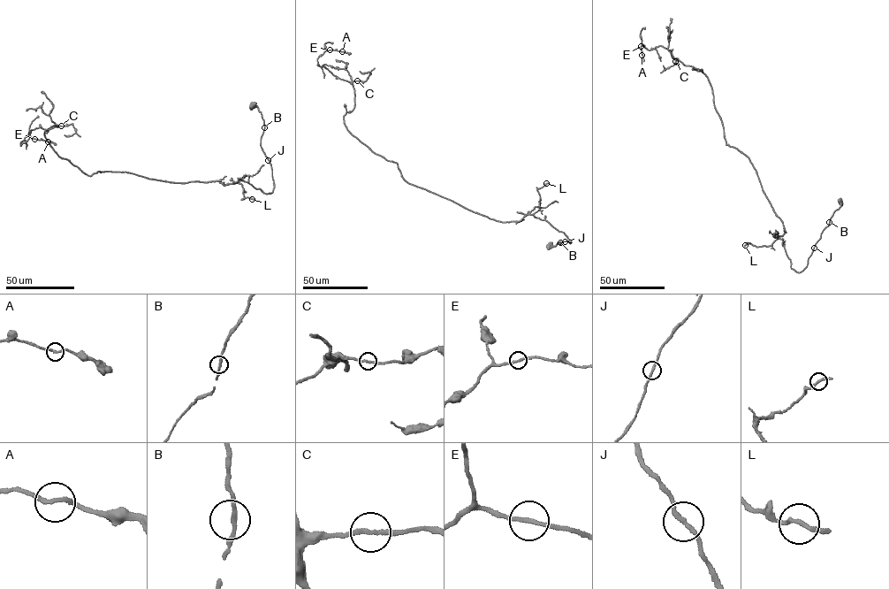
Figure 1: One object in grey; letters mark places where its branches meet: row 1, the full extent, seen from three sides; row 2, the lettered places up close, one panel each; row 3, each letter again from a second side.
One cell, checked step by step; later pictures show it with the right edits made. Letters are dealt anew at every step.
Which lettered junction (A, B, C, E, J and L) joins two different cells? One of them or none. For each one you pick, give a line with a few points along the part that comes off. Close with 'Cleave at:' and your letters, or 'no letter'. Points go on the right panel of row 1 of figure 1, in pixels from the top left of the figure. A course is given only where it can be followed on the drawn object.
Cleave at: no letter

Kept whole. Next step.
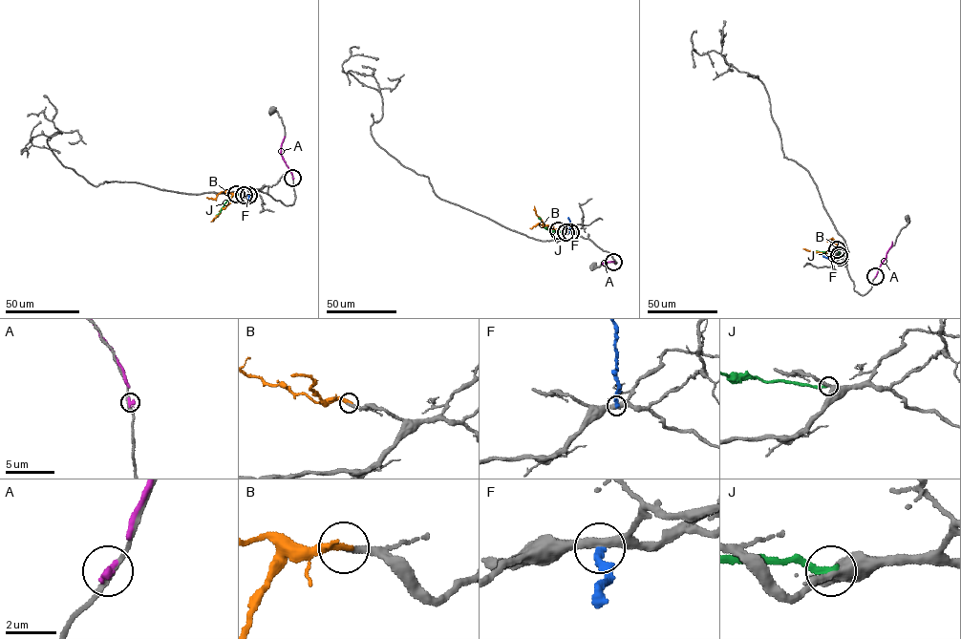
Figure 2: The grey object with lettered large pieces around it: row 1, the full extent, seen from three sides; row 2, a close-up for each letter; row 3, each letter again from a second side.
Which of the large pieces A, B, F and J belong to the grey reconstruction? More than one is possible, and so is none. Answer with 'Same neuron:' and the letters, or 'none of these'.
Same neuron: B

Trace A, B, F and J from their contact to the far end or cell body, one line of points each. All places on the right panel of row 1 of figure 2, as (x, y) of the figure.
A: (875, 276), (892, 242)
B: (837, 249), (826, 252), (802, 248)
F: (840, 257), (822, 255)
J: (839, 255), (837, 248), (828, 252), (815, 251)

